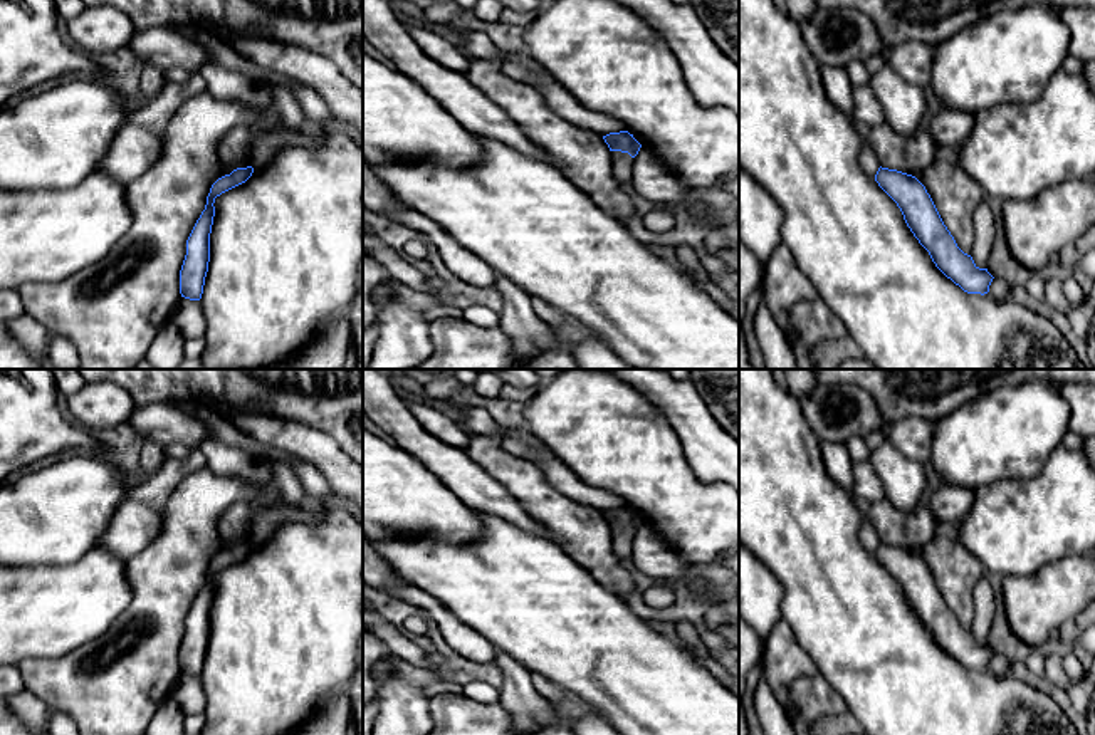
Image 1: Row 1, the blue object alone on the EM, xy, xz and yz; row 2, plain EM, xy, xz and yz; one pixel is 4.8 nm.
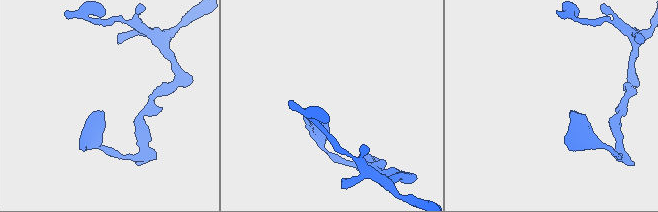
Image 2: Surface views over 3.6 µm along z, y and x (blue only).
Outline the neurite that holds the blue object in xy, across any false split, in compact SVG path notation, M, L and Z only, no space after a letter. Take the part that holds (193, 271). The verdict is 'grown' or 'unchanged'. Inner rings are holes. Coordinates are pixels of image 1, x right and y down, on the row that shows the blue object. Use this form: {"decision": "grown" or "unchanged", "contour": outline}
{"decision": "unchanged", "contour": "M252 166L237 168L230 175L218 178L207 196L205 210L196 220L188 240L186 255L180 270L180 294L190 300L200 300L210 262L210 233L215 216L215 198L245 183L254 173Z"}

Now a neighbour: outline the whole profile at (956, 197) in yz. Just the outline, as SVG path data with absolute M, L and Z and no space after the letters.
M949 154L914 176L925 186L957 247L971 255L977 233L972 215L984 198L979 185Z

